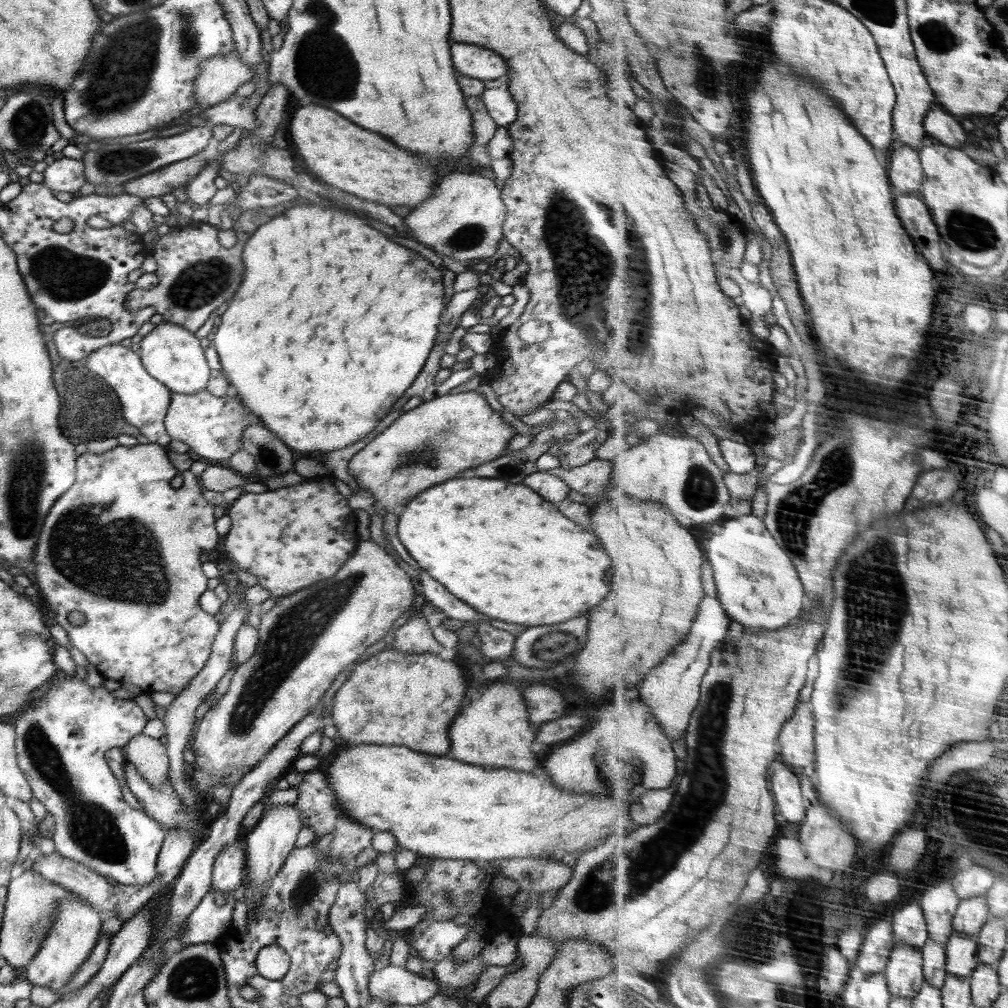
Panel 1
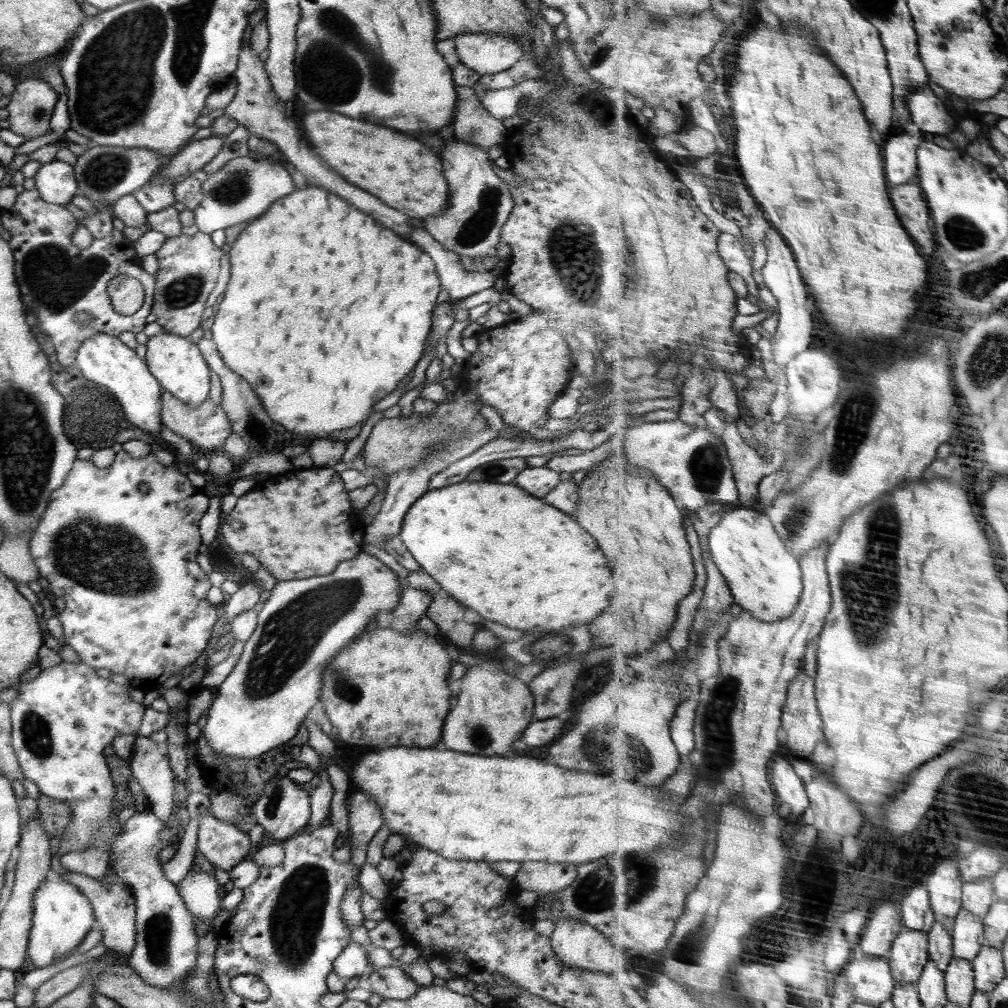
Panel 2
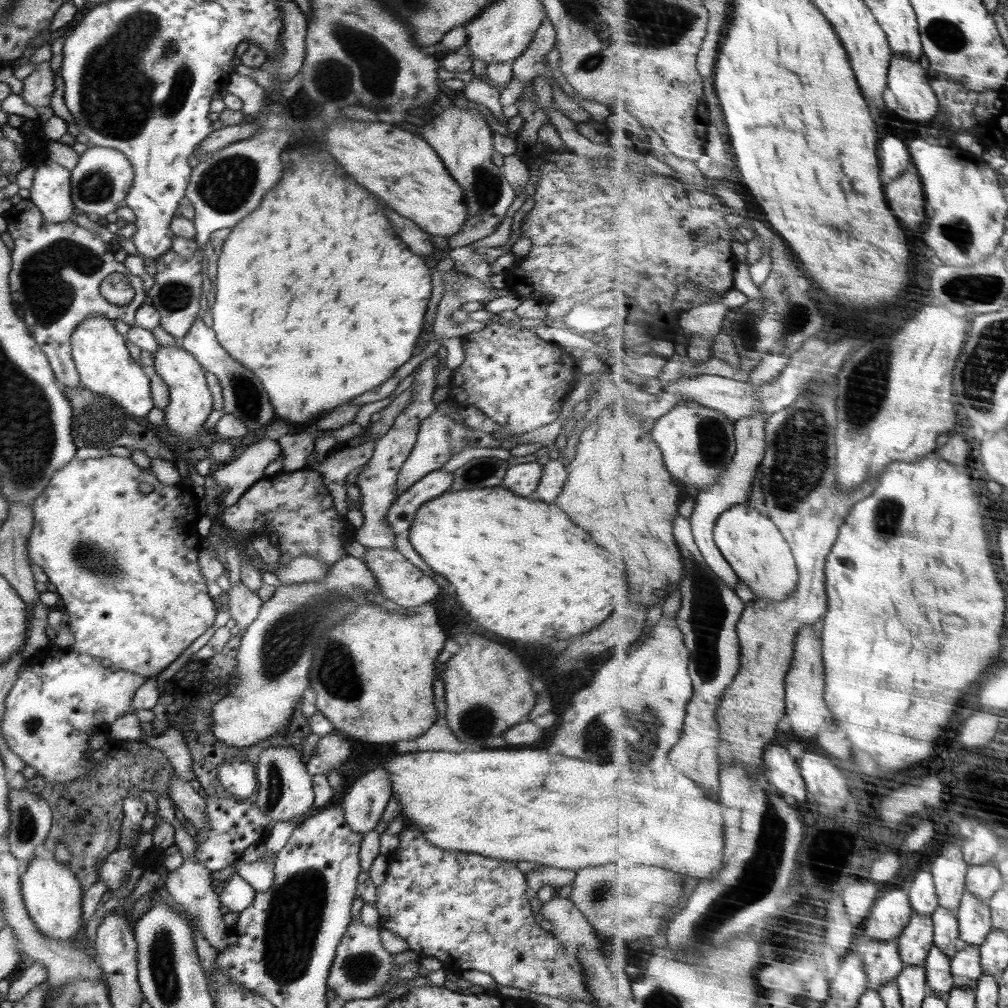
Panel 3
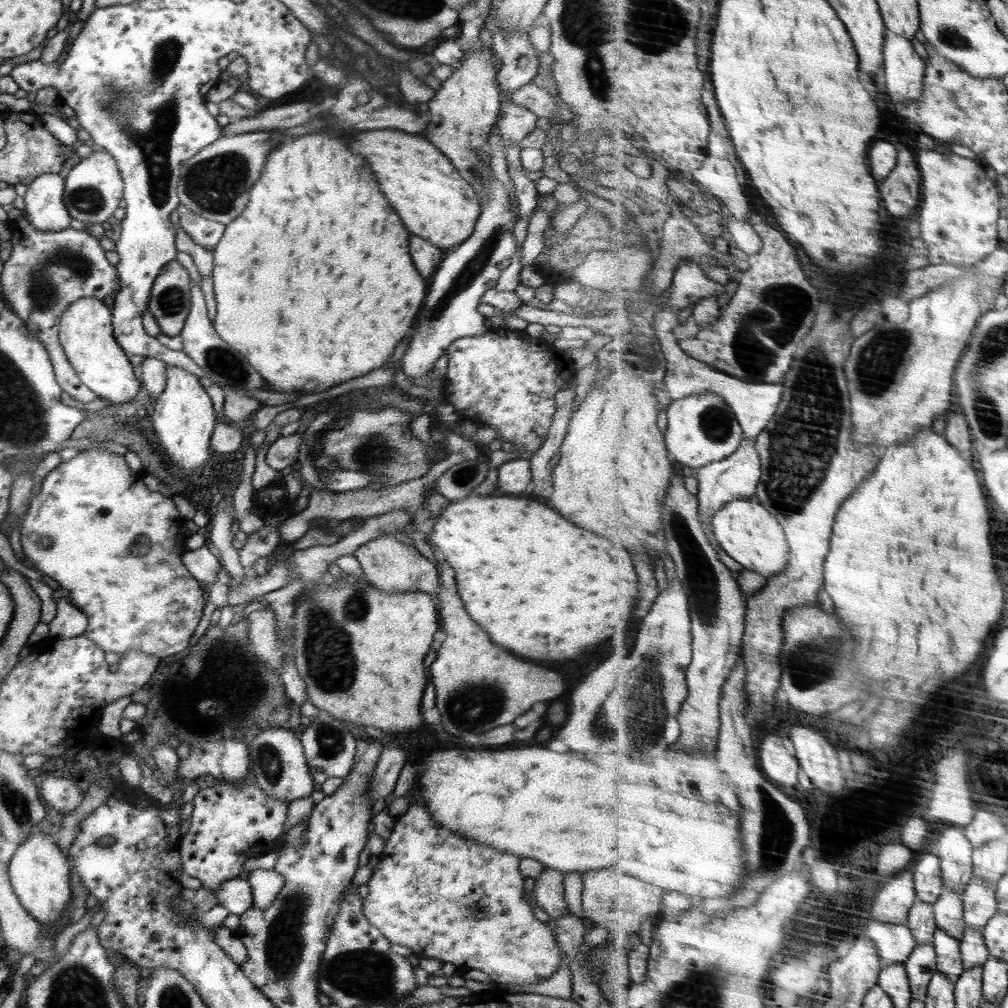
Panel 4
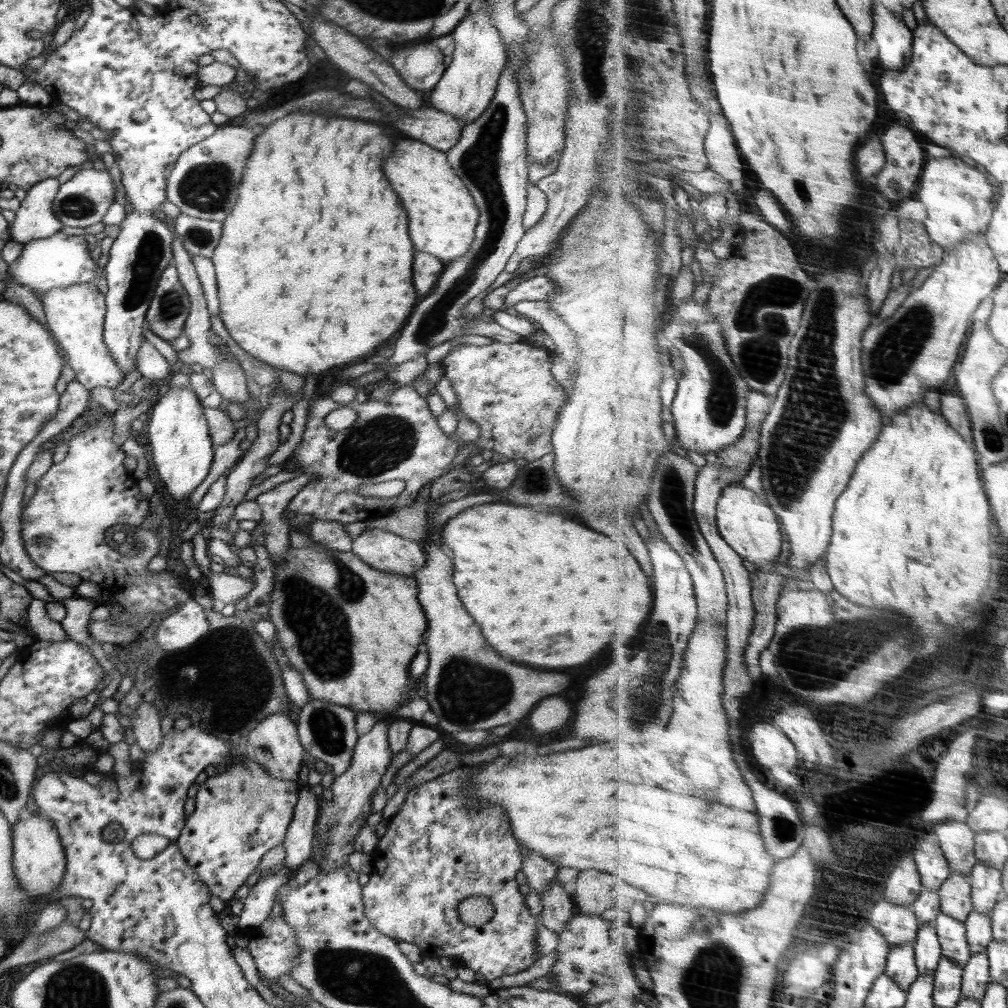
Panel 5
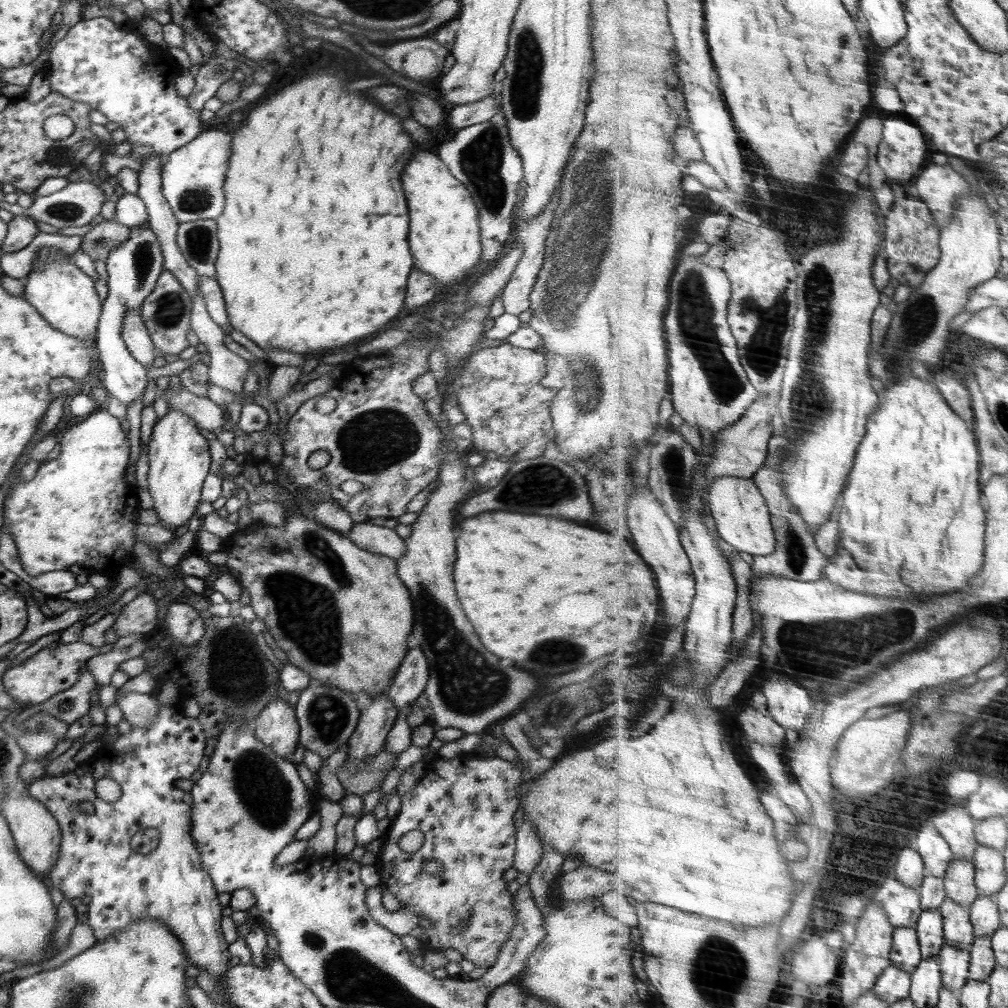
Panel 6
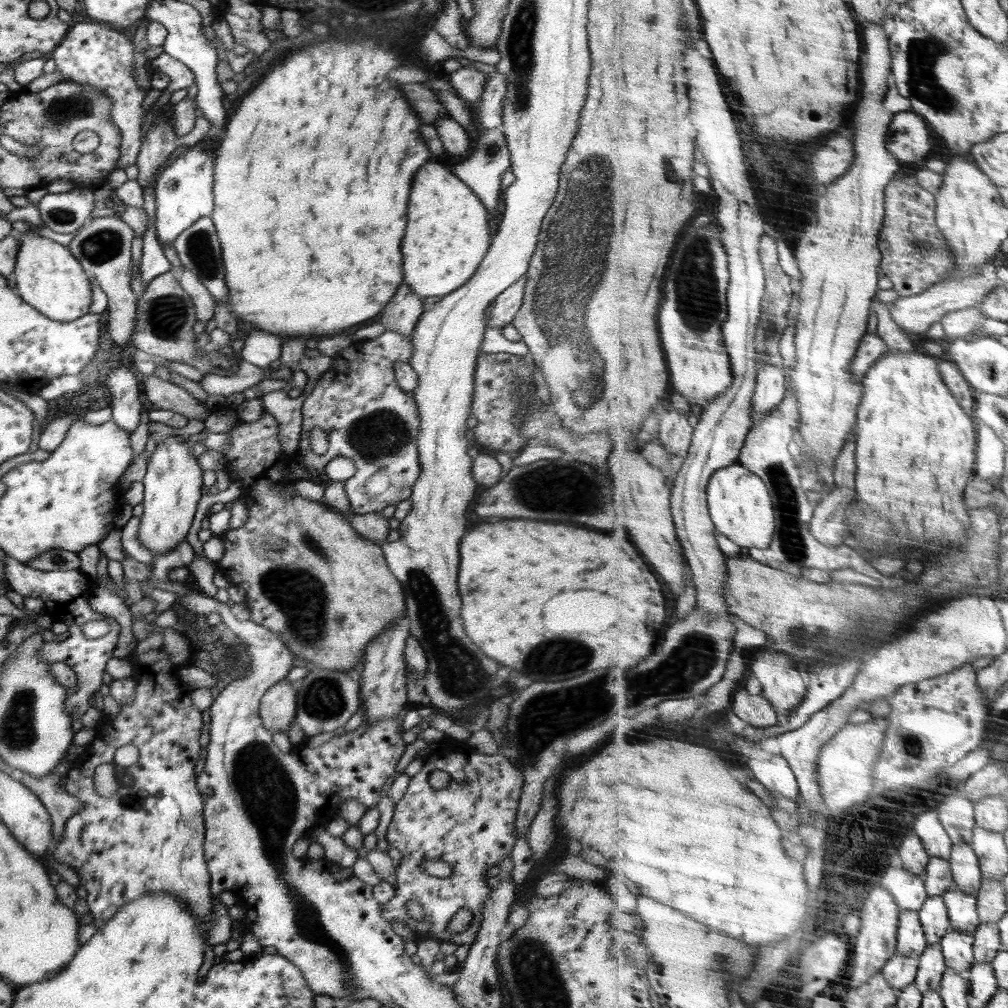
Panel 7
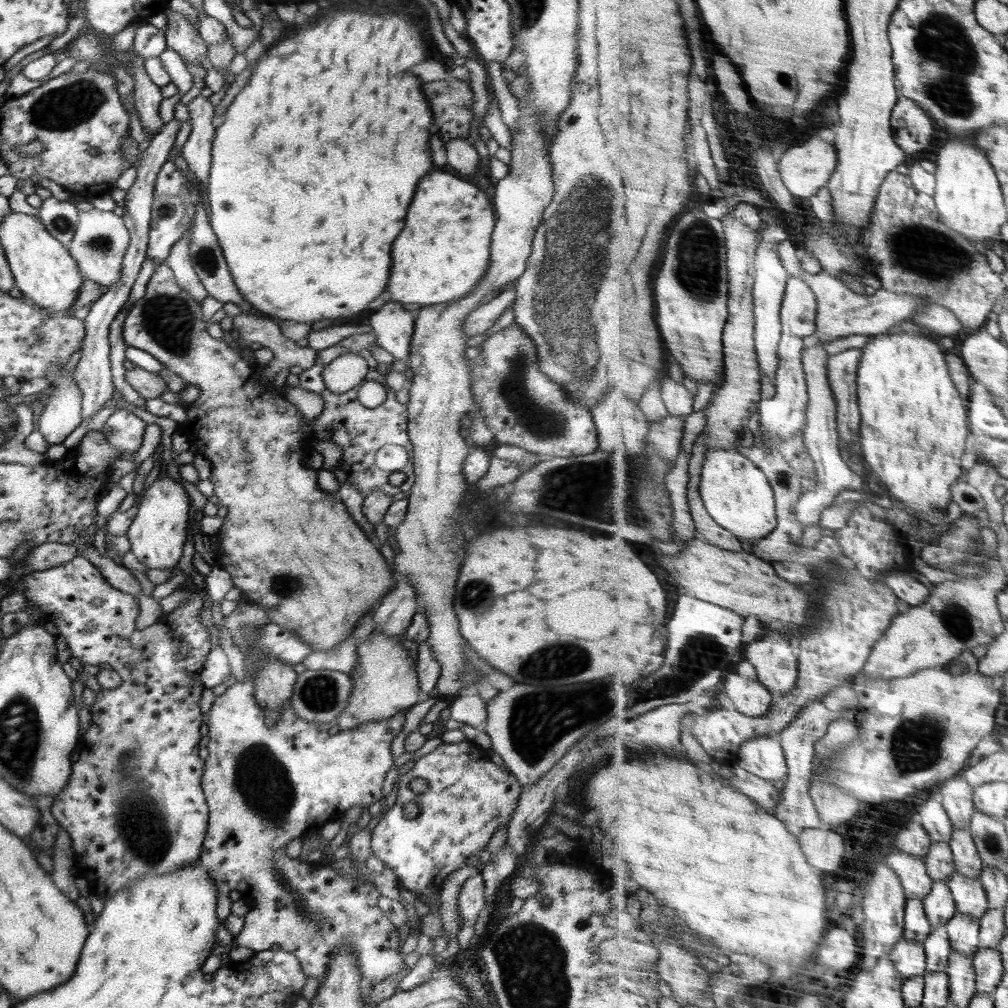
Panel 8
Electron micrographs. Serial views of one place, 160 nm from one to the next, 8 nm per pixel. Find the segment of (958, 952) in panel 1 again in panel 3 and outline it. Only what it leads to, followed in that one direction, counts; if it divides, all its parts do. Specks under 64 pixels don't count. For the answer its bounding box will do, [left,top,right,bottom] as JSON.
[958,890,995,946]

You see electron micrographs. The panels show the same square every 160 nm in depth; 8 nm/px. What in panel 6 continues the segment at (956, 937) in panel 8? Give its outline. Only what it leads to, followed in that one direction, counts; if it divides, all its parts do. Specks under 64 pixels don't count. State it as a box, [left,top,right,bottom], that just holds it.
[939,944,972,993]

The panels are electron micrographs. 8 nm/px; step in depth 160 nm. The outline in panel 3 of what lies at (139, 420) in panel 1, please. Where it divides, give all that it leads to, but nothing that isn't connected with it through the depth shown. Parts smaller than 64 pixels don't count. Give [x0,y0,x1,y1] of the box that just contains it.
[70,316,155,422]

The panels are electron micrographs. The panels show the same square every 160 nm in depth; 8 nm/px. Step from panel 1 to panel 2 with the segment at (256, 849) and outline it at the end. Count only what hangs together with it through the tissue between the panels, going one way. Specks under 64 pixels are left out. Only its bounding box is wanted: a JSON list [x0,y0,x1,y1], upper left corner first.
[252,775,311,844]

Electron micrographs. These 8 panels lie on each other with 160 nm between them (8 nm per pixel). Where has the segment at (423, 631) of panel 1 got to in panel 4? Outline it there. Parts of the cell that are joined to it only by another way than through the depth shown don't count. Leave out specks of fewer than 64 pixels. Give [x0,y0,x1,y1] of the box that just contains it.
[353,535,439,595]

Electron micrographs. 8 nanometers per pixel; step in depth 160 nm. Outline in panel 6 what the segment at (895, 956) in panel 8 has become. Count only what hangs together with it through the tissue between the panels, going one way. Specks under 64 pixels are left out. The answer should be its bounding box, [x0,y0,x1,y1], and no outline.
[875,964,912,1005]

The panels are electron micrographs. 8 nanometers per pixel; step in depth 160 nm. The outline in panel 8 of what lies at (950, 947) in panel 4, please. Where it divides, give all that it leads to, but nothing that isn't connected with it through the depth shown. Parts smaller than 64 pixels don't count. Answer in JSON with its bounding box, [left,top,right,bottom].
[948,872,989,918]

